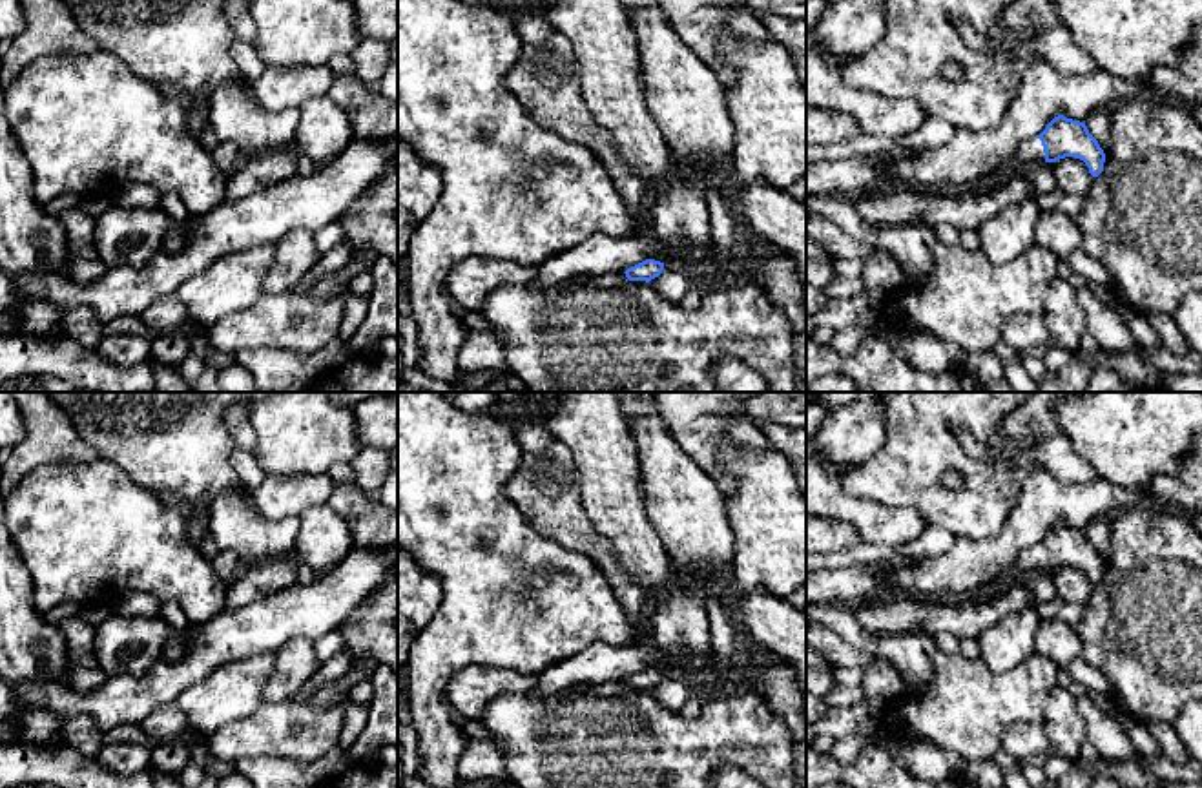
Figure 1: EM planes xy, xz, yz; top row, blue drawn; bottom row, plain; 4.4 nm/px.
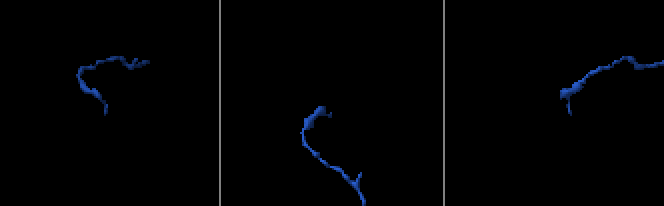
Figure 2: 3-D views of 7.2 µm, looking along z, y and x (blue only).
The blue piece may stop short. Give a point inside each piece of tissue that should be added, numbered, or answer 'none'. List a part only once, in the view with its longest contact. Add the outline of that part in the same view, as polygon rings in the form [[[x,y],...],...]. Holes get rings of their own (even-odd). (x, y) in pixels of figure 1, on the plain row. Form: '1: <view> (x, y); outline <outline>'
1: yz (1029, 562); outline [[[1034,545],[1021,553],[1010,565],[1007,565],[996,580],[969,593],[963,600],[985,598],[1014,580],[1027,578],[1041,571],[1045,571],[1045,560],[1041,549]]]

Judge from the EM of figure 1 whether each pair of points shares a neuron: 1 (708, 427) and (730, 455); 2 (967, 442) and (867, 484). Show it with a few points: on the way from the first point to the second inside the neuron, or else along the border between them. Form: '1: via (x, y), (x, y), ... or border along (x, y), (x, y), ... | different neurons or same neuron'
1: border along (732, 442), (719, 449), (719, 464), (734, 487) | different neurons
2: border along (960, 429), (965, 429), (985, 449), (984, 460) | different neurons

